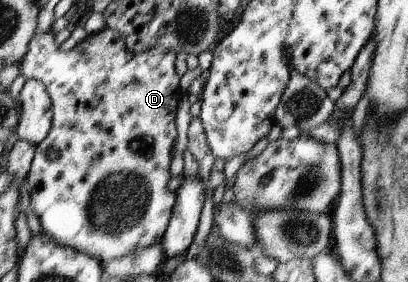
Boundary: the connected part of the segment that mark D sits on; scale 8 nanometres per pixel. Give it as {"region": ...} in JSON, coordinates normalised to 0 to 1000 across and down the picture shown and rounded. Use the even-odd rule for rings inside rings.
{"region":[[[255,96],[245,113],[218,121],[169,184],[147,184],[145,160],[132,145],[135,121],[93,117],[81,128],[71,156],[71,184],[47,227],[47,252],[66,287],[88,280],[103,287],[113,309],[127,365],[130,422],[123,468],[108,504],[91,511],[88,546],[81,553],[78,589],[66,617],[66,652],[76,677],[76,723],[83,730],[103,801],[103,826],[123,848],[189,883],[196,894],[235,911],[252,936],[292,918],[309,901],[353,890],[363,876],[392,865],[397,837],[404,837],[407,801],[414,801],[424,773],[424,738],[431,730],[434,688],[412,670],[417,645],[417,574],[422,574],[422,518],[431,496],[431,362],[441,348],[436,319],[436,262],[426,248],[431,181],[407,167],[373,167],[363,181],[324,184],[306,156],[306,131],[287,110]],[[137,525],[147,539],[142,567],[123,571],[113,553],[118,528]]]}

